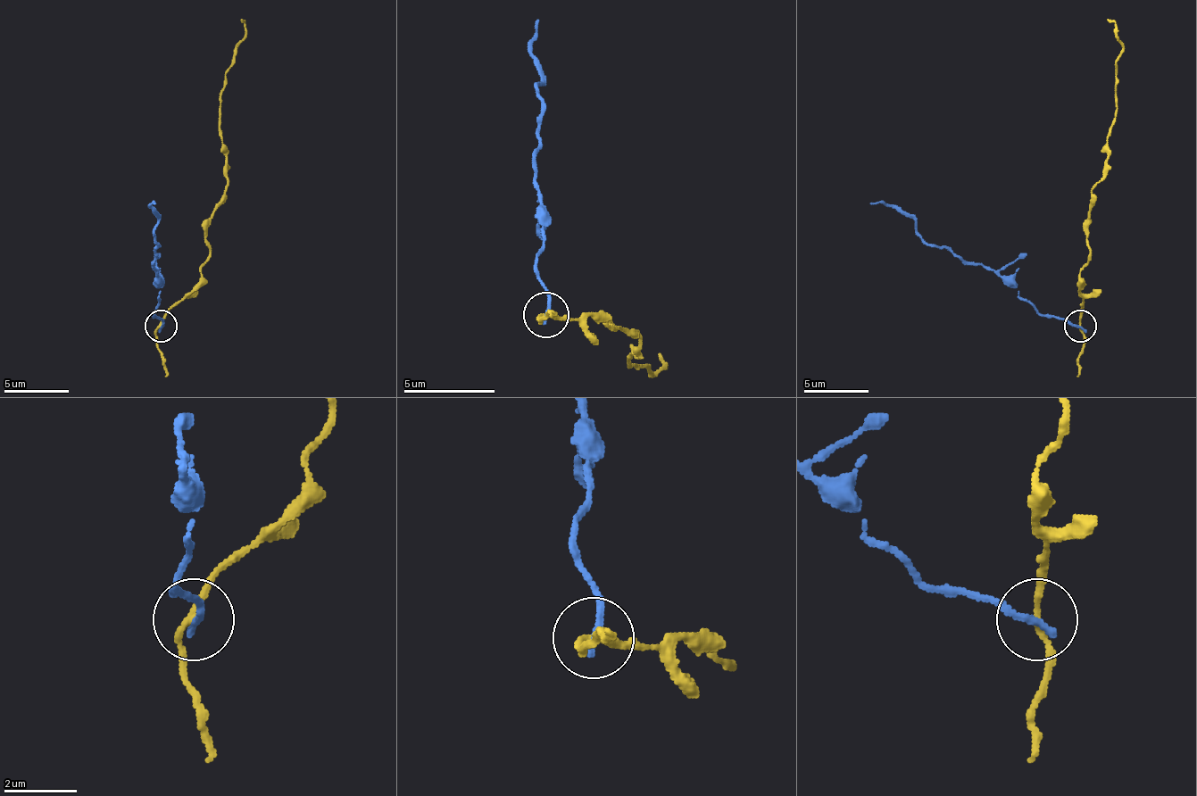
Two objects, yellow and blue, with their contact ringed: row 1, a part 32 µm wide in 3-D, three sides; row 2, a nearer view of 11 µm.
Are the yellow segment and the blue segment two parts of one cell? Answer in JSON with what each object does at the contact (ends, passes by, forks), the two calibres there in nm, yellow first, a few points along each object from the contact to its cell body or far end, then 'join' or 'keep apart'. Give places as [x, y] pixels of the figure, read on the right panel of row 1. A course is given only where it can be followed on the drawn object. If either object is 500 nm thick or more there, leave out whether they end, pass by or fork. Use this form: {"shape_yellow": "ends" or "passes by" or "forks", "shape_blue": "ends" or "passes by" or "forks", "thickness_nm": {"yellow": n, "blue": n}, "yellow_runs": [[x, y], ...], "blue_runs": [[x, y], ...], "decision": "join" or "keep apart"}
{"shape_yellow": "passes by", "shape_blue": "ends", "thickness_nm": {"yellow": 150, "blue": 220}, "yellow_runs": [[1081, 327], [1081, 278], [1090, 252], [1087, 220], [1093, 185], [1103, 175], [1123, 43], [1116, 23], [1107, 20]], "blue_runs": [[1081, 327], [1039, 314], [990, 269], [932, 246], [910, 217], [890, 204], [870, 204]], "decision": "keep apart"}

